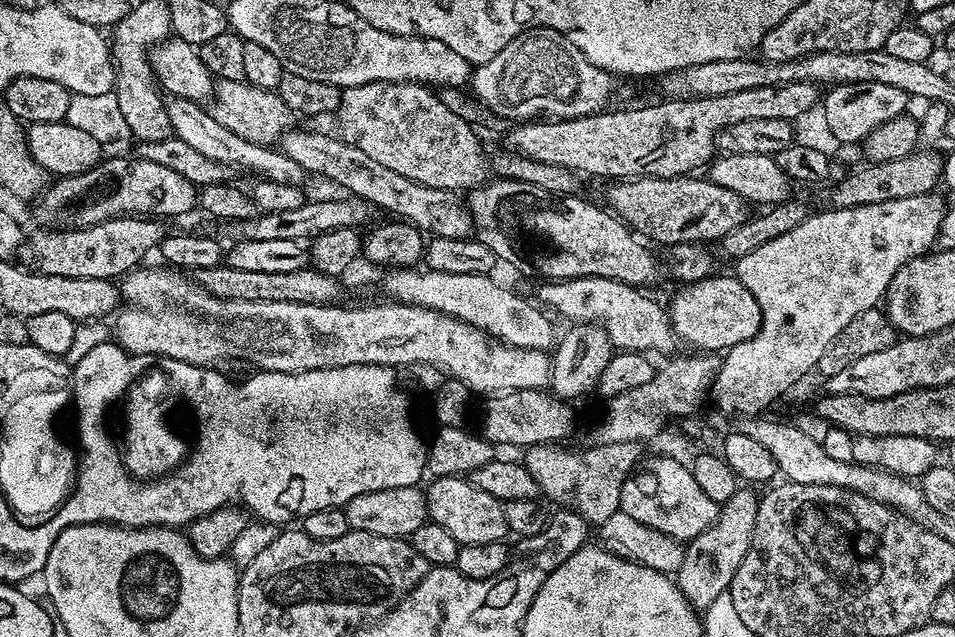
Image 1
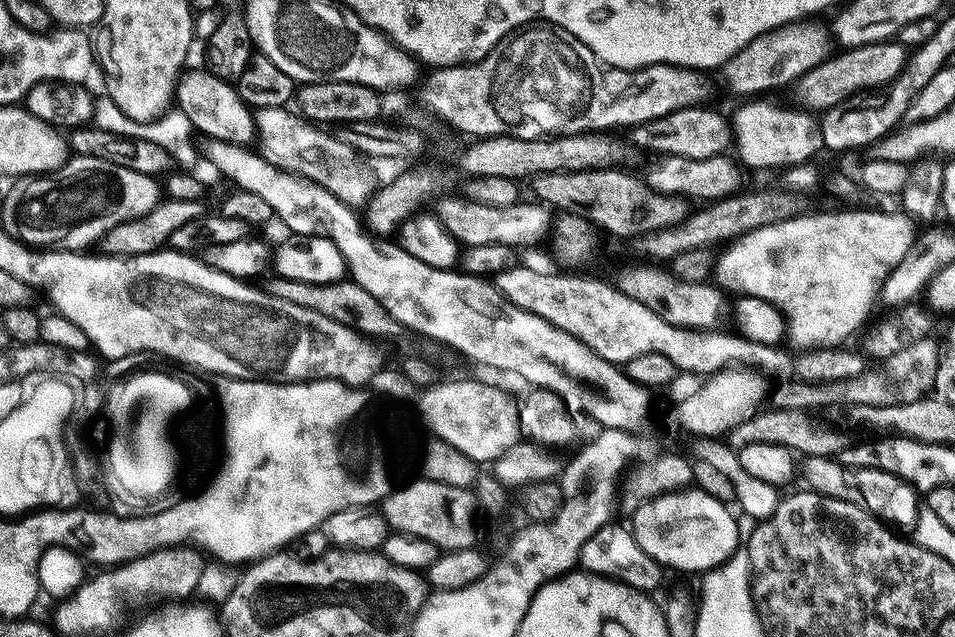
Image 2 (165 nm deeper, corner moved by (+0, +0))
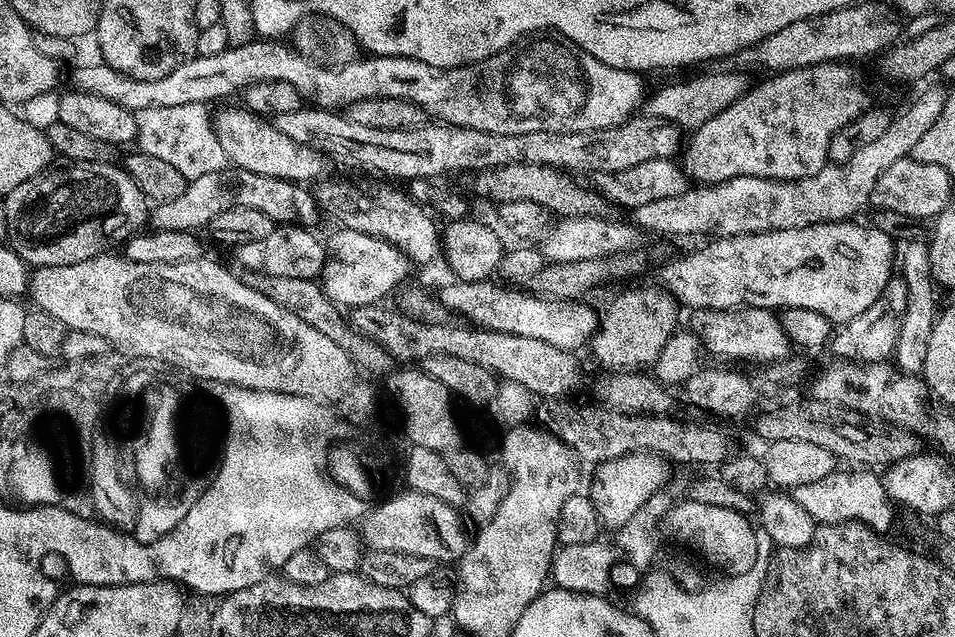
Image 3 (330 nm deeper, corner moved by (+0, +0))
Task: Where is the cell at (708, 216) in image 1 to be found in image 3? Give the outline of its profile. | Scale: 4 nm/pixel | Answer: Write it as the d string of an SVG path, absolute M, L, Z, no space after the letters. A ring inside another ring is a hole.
M507 164L501 168L487 168L471 177L472 192L480 200L496 200L497 205L510 202L538 202L556 218L590 216L601 211L601 197L595 191L586 192L575 184L569 173L541 164Z

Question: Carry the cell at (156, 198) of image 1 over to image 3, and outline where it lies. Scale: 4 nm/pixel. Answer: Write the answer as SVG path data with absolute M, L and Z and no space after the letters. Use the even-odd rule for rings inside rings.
M109 162L105 164L85 164L73 163L70 168L49 167L40 173L39 176L30 178L26 182L22 182L22 186L15 188L13 192L3 197L3 204L6 206L6 226L8 227L7 243L16 251L19 256L24 259L25 264L33 269L45 268L46 266L70 266L74 262L86 262L95 256L103 256L115 246L123 245L124 241L130 236L135 236L137 232L145 227L146 221L150 216L150 204L144 195L144 191L129 178L123 167L117 166L115 163Z

